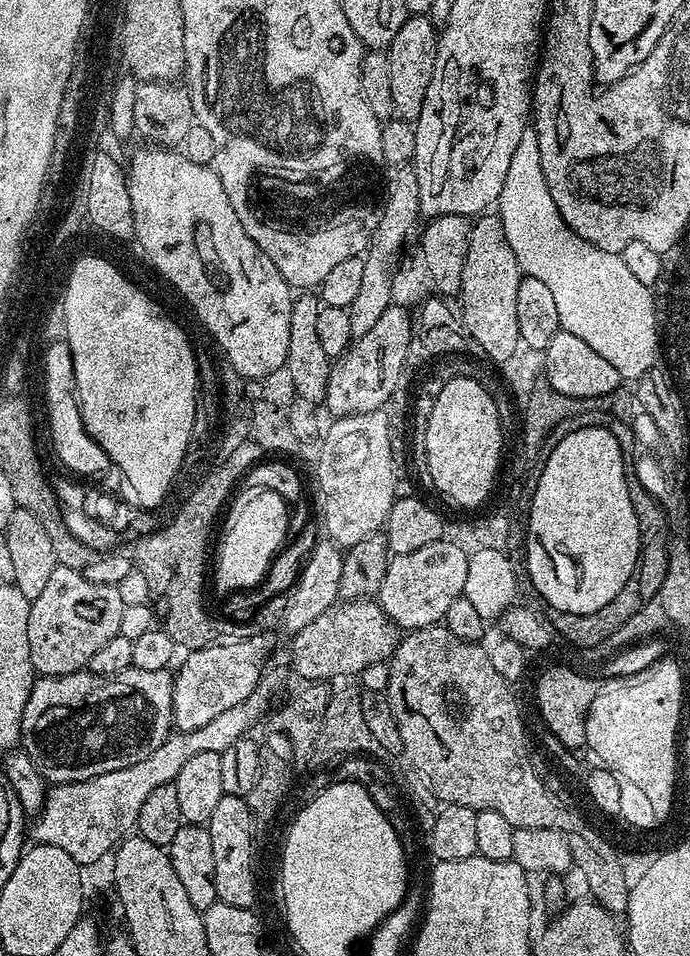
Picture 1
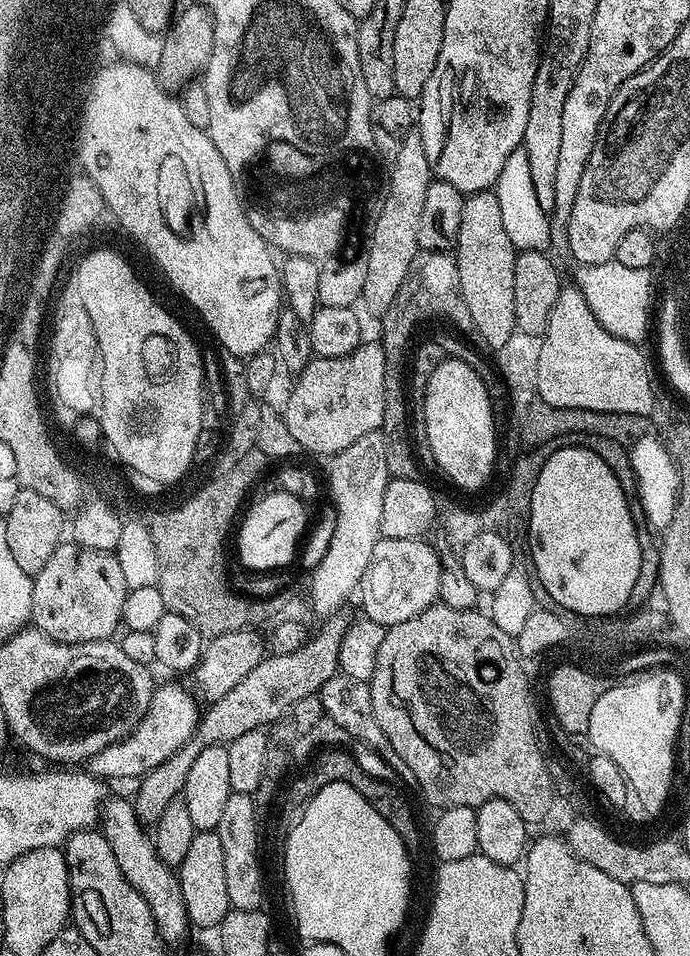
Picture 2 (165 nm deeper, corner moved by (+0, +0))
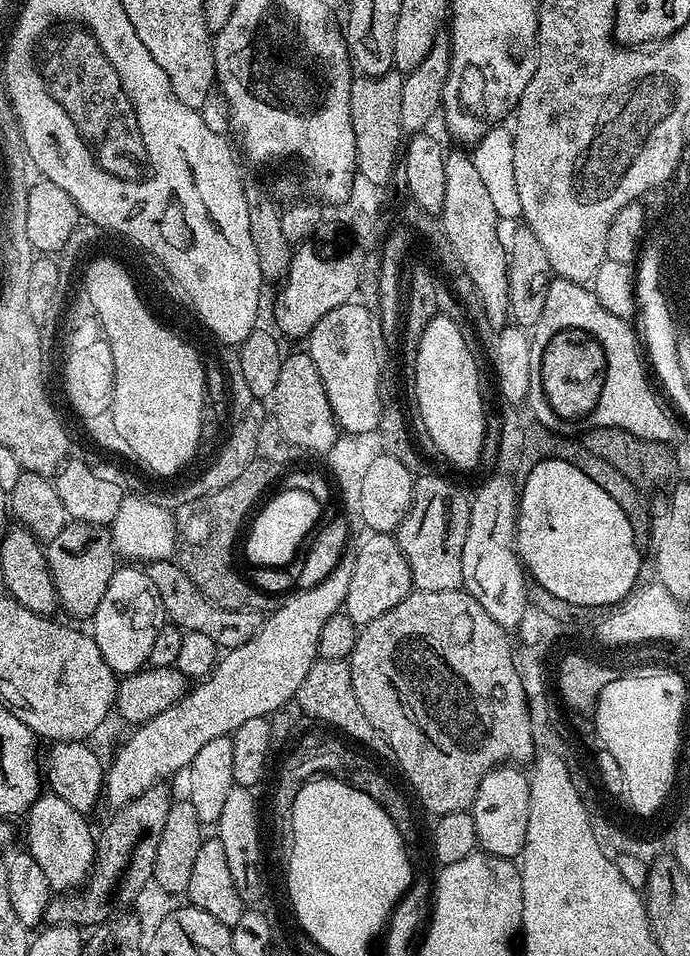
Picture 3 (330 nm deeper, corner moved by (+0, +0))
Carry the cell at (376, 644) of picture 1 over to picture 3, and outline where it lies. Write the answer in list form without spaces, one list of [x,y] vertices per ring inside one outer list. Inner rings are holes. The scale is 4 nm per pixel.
[[[152,560],[144,568],[147,576],[161,599],[165,617],[181,631],[208,635],[213,639],[217,649],[228,651],[242,646],[255,636],[257,630],[264,624],[265,615],[259,609],[246,611],[230,610],[218,607],[205,598],[194,586],[184,568],[174,560]]]

